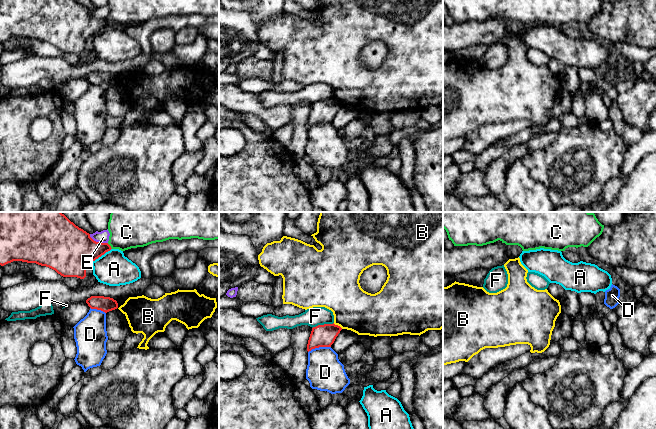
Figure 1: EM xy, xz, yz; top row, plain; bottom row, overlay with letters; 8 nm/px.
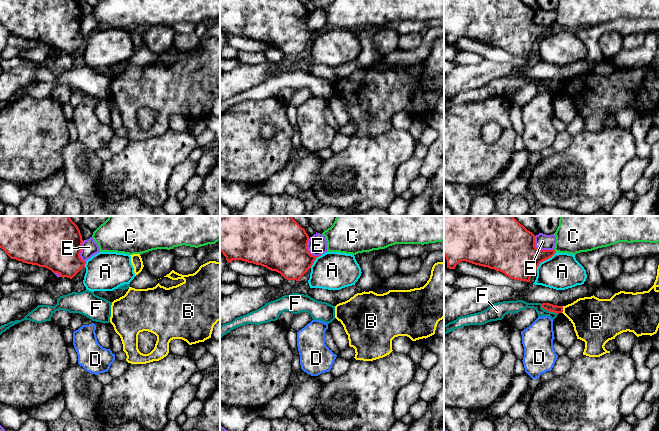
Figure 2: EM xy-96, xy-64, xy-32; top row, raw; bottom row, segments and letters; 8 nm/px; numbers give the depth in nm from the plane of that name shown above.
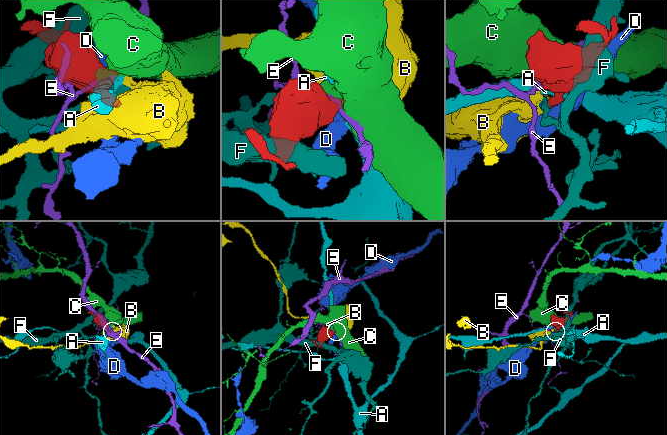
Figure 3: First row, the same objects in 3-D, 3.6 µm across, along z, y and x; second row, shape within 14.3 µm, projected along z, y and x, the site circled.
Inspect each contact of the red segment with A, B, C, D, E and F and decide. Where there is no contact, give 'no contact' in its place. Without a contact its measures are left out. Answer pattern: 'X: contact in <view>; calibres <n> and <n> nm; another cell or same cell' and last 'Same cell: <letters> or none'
A: contact in xy; calibres 380 and 280 nm; another cell
B: contact in xz; calibres 180 and 340 nm; another cell
C: contact in xy; calibres 280 and 200 nm; another cell
D: contact in xz; calibres 180 and 300 nm; another cell
E: contact in xy; calibres 400 and 100 nm; another cell
F: contact in xz; calibres 180 and 150 nm; another cell
Same cell: none

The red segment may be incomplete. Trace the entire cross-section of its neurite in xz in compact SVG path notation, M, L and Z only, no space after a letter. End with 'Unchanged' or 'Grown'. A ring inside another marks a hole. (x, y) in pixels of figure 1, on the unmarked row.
M334 99L313 103L308 116L307 127L319 123L331 123L341 106L342 104Z. Unchanged

